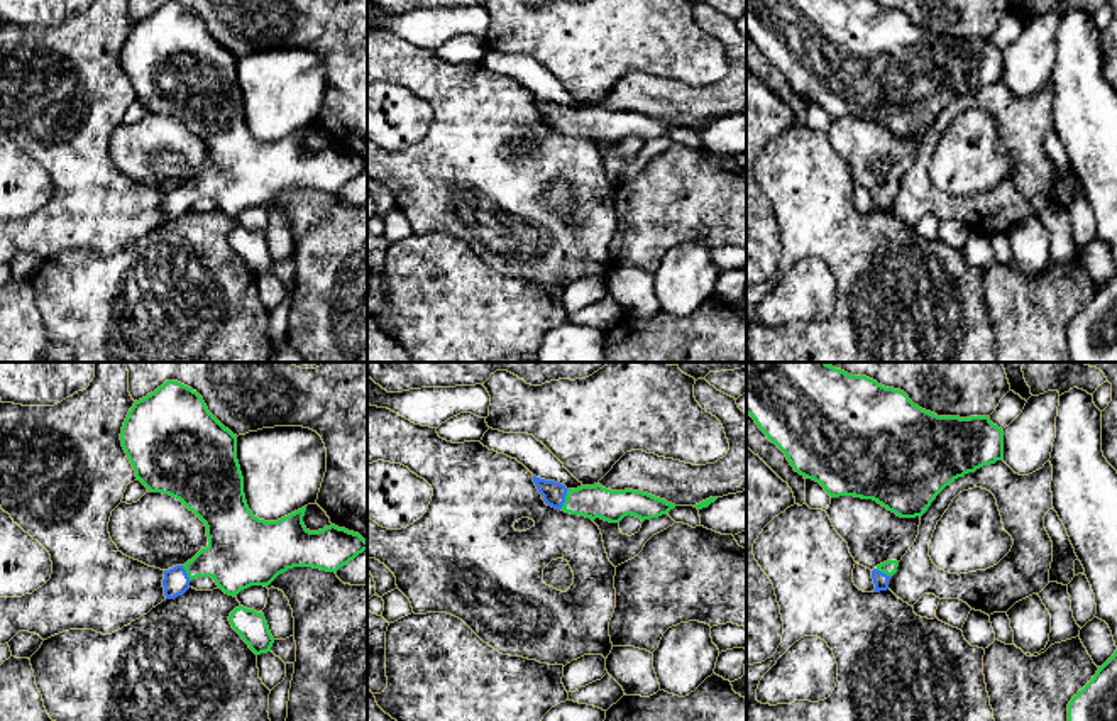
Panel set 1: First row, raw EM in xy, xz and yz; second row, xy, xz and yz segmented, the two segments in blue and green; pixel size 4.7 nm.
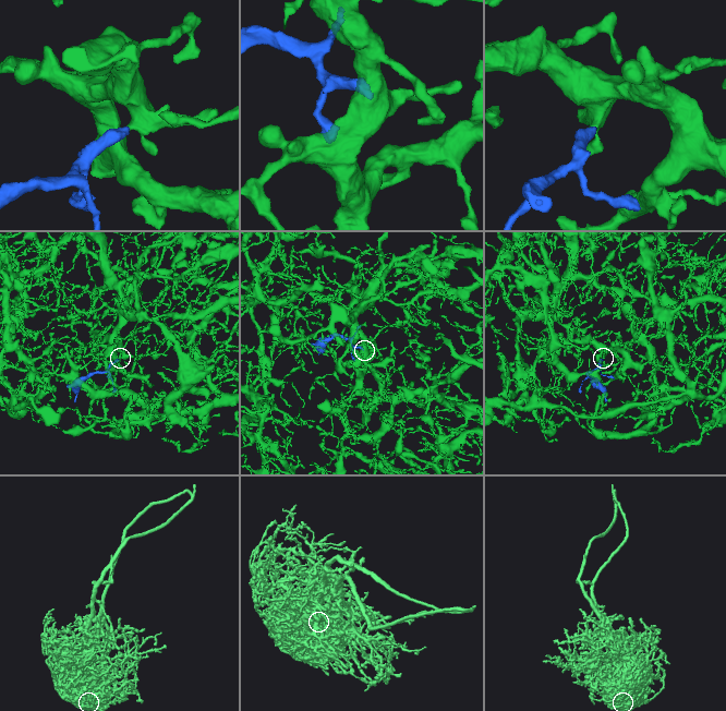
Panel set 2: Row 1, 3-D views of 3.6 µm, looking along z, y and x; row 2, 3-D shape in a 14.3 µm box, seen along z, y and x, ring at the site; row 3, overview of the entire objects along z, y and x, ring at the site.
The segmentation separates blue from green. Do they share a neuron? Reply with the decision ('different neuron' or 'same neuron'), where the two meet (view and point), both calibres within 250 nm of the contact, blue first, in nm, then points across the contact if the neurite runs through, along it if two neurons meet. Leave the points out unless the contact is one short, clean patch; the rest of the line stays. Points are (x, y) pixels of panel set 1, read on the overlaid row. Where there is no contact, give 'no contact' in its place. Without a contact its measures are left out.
same neuron | xz (564, 500) | 110/160 nm | across xz (554, 493), (564, 500), (594, 501)

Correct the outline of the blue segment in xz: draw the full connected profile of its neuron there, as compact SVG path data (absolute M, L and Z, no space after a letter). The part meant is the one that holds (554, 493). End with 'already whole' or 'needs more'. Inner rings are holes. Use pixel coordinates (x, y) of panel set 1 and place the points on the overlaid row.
M533 476L533 482L548 506L591 518L592 521L601 518L609 523L619 523L628 515L645 521L667 515L675 508L675 504L643 491L611 491L601 484L567 489L560 482L545 481L536 476Z; needs more

